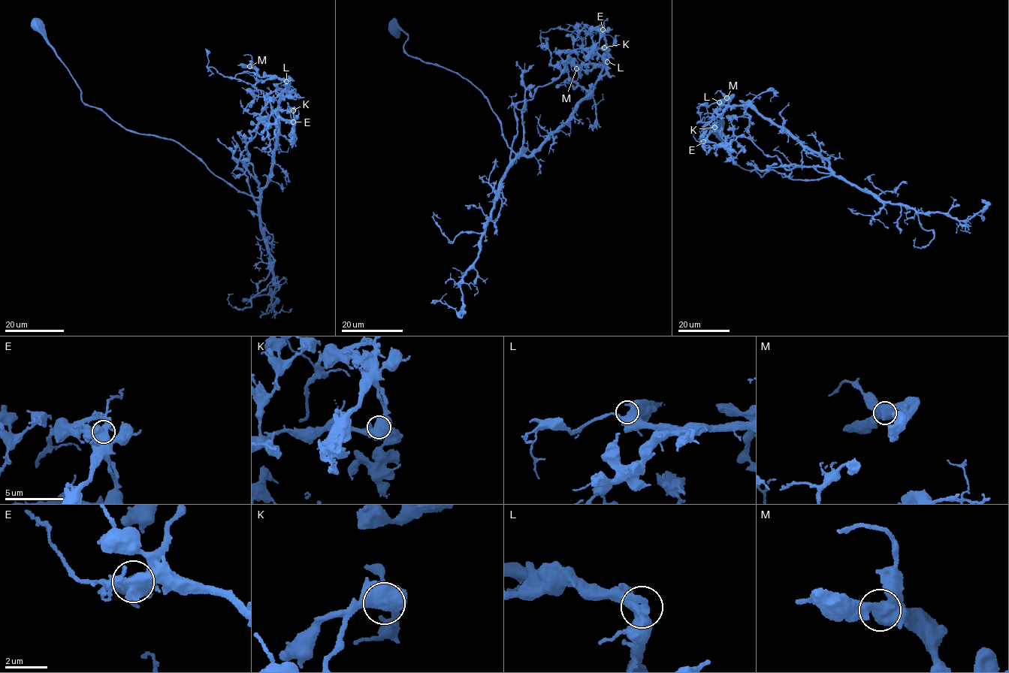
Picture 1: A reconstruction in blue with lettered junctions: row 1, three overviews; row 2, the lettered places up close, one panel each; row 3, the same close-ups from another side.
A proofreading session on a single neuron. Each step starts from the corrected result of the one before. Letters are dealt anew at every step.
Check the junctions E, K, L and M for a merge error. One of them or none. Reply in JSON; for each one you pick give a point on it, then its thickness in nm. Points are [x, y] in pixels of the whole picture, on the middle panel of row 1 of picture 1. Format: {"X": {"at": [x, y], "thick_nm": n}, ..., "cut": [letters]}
{"E": {"at": [602, 29], "thick_nm": 600}, "cut": ["E"]}

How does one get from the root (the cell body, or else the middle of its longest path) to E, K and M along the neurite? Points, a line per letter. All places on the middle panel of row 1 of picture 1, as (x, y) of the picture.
E: (393, 28), (407, 34), (408, 55), (481, 92), (512, 160), (515, 106), (559, 77), (582, 28), (602, 29)
K: (393, 28), (407, 34), (408, 55), (481, 92), (512, 160), (515, 106), (559, 77), (571, 52), (604, 47)
M: (393, 28), (407, 34), (408, 55), (481, 92), (518, 155), (566, 122), (605, 64), (576, 68)

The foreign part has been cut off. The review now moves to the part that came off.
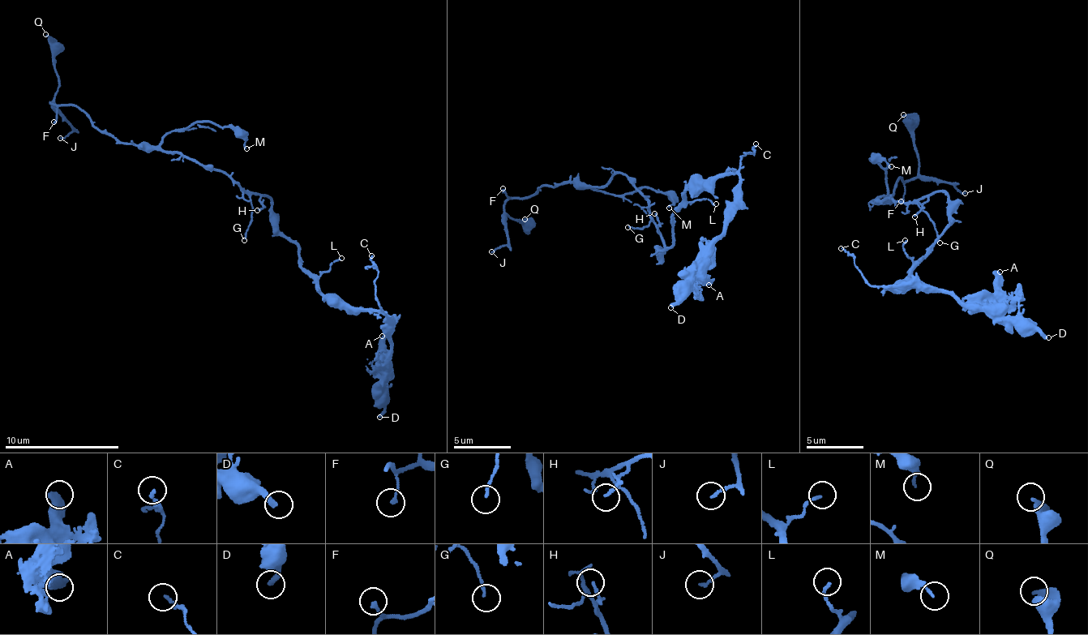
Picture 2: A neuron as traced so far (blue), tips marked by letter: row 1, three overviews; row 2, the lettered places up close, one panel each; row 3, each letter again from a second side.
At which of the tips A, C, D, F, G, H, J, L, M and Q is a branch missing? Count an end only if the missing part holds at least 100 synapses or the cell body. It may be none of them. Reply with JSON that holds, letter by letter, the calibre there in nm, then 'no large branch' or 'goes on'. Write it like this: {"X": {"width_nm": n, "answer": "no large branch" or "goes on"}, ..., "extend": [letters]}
{"A": {"width_nm": 500, "answer": "no large branch"}, "C": {"width_nm": 160, "answer": "no large branch"}, "D": {"width_nm": 280, "answer": "goes on"}, "F": {"width_nm": 160, "answer": "no large branch"}, "G": {"width_nm": 130, "answer": "no large branch"}, "H": {"width_nm": 160, "answer": "no large branch"}, "J": {"width_nm": 160, "answer": "no large branch"}, "L": {"width_nm": 130, "answer": "no large branch"}, "M": {"width_nm": 180, "answer": "no large branch"}, "Q": {"width_nm": 260, "answer": "no large branch"}, "extend": ["D"]}

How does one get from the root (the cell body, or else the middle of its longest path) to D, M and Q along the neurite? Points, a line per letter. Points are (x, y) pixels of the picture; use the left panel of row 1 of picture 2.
D: (271, 210), (317, 288), (356, 308), (377, 309), (396, 326), (379, 417)
M: (271, 210), (265, 194), (243, 190), (188, 155), (167, 152), (161, 143), (172, 130), (212, 120), (246, 148)
Q: (271, 210), (265, 194), (224, 171), (117, 143), (74, 105), (56, 108), (59, 76), (45, 34)

